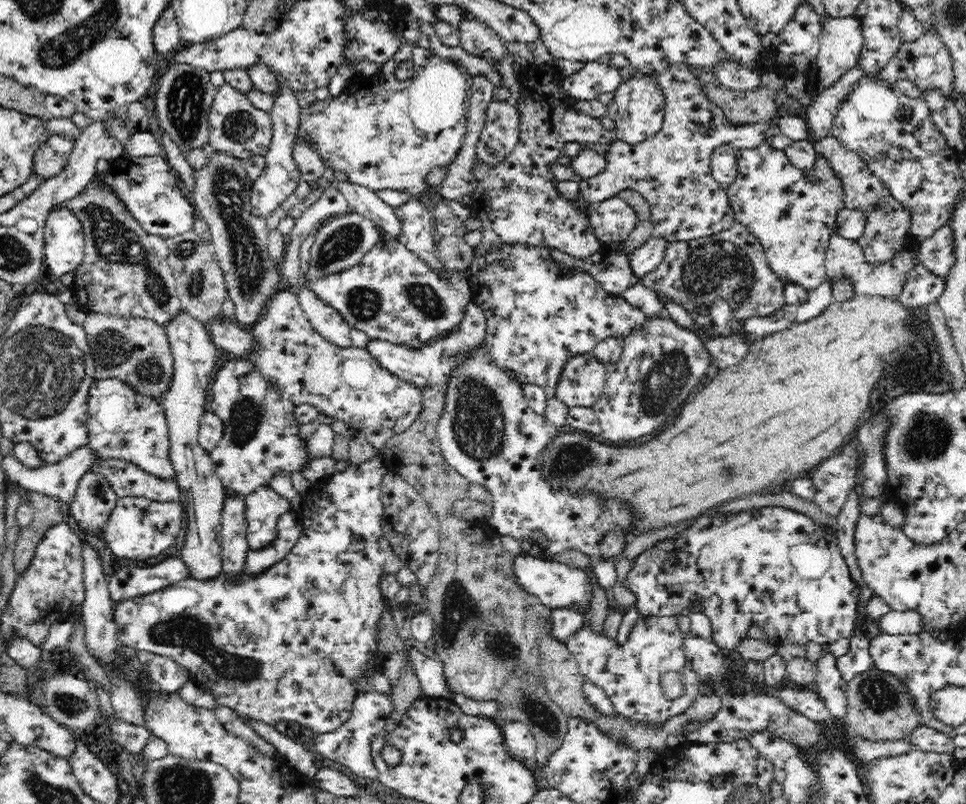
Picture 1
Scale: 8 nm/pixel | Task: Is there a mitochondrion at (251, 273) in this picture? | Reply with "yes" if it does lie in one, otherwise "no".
yes

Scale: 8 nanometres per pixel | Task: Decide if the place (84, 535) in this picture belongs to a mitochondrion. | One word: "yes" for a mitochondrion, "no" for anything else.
no

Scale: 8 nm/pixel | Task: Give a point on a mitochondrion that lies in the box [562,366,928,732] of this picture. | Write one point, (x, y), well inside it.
(878, 693)

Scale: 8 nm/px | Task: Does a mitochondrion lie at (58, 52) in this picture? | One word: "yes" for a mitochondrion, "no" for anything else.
yes

